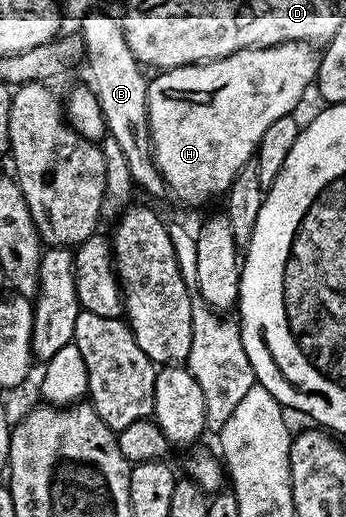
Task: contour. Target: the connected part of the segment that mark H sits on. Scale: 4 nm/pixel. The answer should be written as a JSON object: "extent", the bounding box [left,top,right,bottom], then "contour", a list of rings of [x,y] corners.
{"extent":[146,42,319,206],"contour":[[[280,42],[277,46],[268,46],[267,48],[259,48],[258,50],[240,50],[226,58],[220,58],[214,62],[202,62],[200,66],[180,66],[174,70],[162,70],[156,75],[157,79],[148,83],[146,92],[146,116],[149,122],[149,140],[152,146],[152,158],[157,166],[158,172],[164,185],[167,187],[168,193],[173,193],[179,201],[185,206],[201,206],[204,202],[209,202],[213,197],[224,195],[229,186],[235,180],[235,176],[243,168],[243,164],[247,164],[257,153],[257,145],[263,136],[263,132],[267,132],[270,124],[275,124],[275,120],[279,120],[279,116],[287,116],[296,111],[296,106],[300,104],[301,97],[314,85],[317,76],[317,64],[319,54],[310,43],[307,42]]]}

